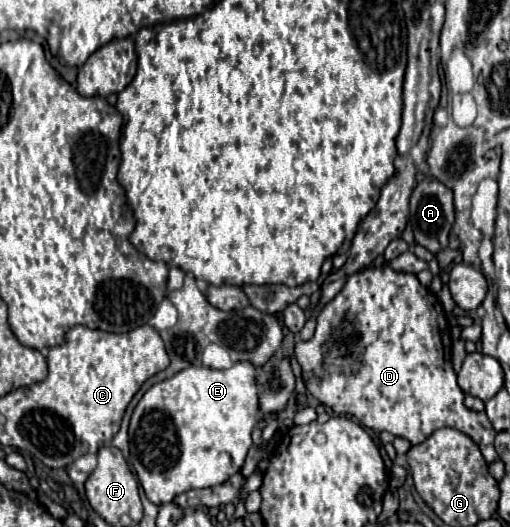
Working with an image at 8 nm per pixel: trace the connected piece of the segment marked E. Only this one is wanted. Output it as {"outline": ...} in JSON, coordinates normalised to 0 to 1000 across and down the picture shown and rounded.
{"outline":[[[469,685],[441,704],[410,700],[398,691],[375,693],[351,704],[351,712],[339,712],[288,738],[288,746],[269,765],[253,803],[257,882],[269,894],[288,947],[304,958],[335,954],[347,939],[371,928],[422,924],[465,898],[480,879],[488,848],[496,844],[492,818],[508,795],[504,750],[508,738],[500,727],[500,696],[484,685]]]}

